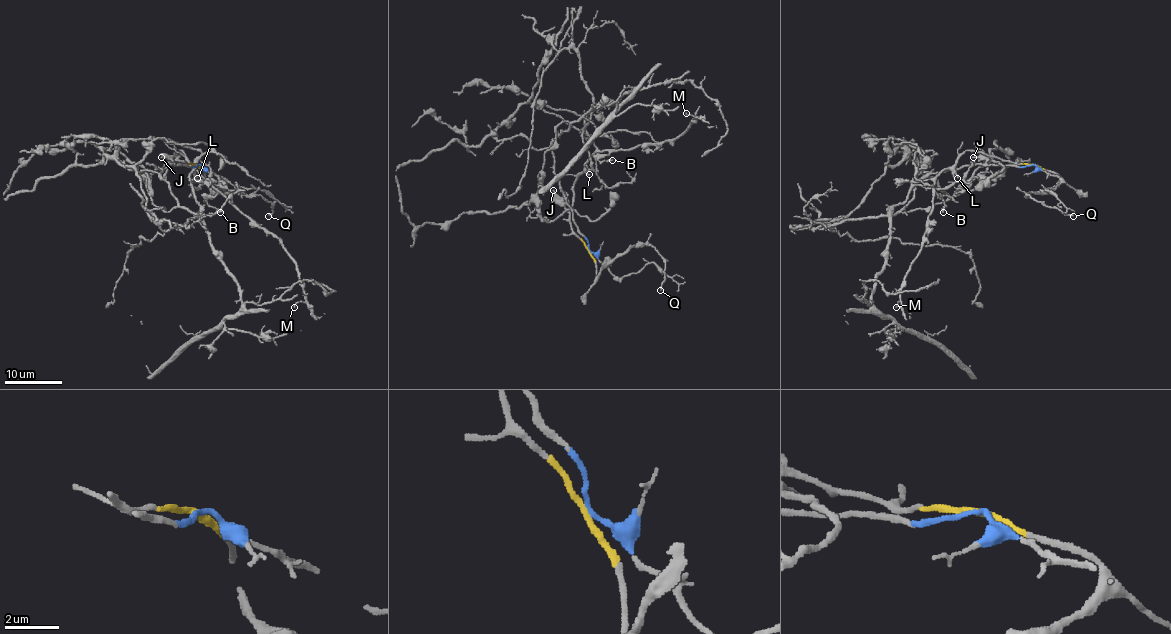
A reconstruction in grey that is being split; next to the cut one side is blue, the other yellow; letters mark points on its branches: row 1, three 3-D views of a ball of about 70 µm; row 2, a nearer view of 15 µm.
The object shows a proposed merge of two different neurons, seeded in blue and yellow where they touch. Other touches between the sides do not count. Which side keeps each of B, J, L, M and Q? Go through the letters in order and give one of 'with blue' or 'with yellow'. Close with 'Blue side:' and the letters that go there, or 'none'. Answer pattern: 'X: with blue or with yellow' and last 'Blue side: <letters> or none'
B: with yellow
J: with yellow
L: with yellow
M: with yellow
Q: with yellow
Blue side: none

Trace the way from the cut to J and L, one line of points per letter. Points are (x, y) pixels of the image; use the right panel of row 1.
J: (1033, 165), (993, 156), (973, 158)
L: (1033, 165), (1014, 164), (967, 151), (958, 158), (954, 168), (957, 178)

